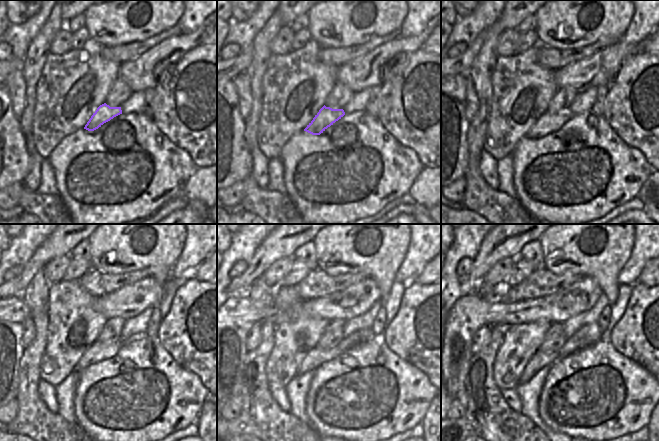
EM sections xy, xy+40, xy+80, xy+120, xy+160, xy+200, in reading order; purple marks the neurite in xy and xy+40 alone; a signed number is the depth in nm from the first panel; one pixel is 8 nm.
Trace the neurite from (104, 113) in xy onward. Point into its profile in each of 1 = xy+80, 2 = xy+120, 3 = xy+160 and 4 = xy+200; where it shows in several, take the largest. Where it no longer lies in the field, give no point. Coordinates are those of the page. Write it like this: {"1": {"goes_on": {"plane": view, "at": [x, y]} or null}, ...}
{"1": {"goes_on": {"plane": "xy+80", "at": [548, 123]}}, "2": {"goes_on": {"plane": "xy+120", "at": [98, 351]}}, "3": {"goes_on": {"plane": "xy+160", "at": [316, 357]}}, "4": {"goes_on": {"plane": "xy+200", "at": [540, 360]}}}

